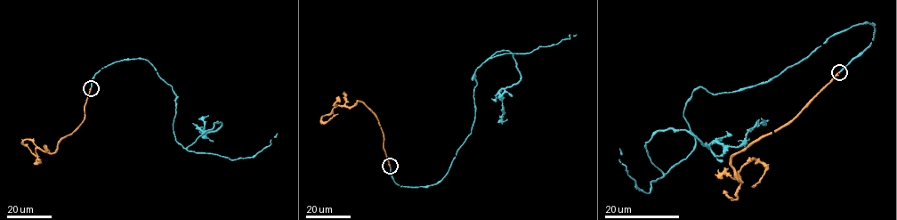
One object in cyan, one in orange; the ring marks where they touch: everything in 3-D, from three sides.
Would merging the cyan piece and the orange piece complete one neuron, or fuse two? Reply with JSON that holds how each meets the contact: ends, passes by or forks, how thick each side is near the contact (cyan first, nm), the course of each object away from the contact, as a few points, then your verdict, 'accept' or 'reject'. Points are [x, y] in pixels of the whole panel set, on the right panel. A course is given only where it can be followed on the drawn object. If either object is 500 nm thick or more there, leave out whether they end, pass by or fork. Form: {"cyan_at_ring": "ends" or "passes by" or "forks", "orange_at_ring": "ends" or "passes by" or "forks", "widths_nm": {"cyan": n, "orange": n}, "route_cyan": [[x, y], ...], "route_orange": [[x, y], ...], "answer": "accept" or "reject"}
{"cyan_at_ring": "ends", "orange_at_ring": "ends", "widths_nm": {"cyan": 200, "orange": 160}, "route_cyan": [[839, 72], [874, 25], [698, 87], [694, 150], [666, 174], [647, 154], [674, 128], [720, 156], [762, 118]], "route_orange": [[839, 72], [787, 123], [732, 157], [734, 176], [739, 182], [738, 173], [753, 158], [765, 166], [752, 186]], "answer": "accept"}

